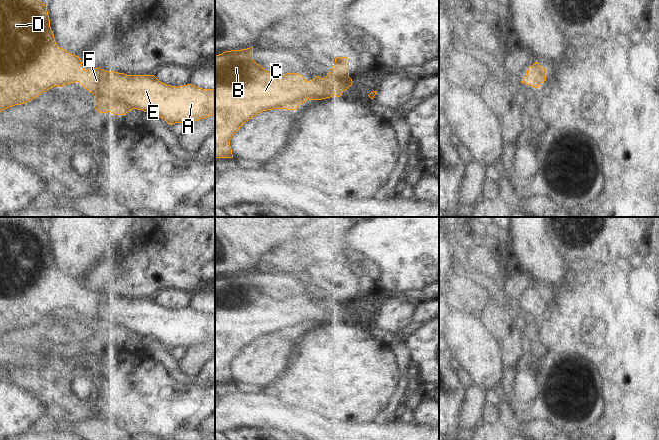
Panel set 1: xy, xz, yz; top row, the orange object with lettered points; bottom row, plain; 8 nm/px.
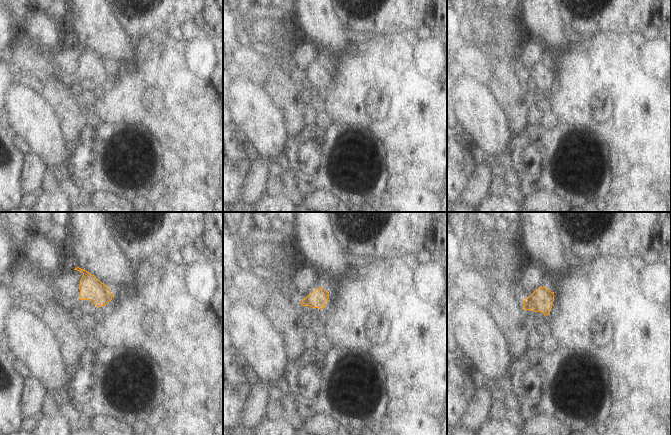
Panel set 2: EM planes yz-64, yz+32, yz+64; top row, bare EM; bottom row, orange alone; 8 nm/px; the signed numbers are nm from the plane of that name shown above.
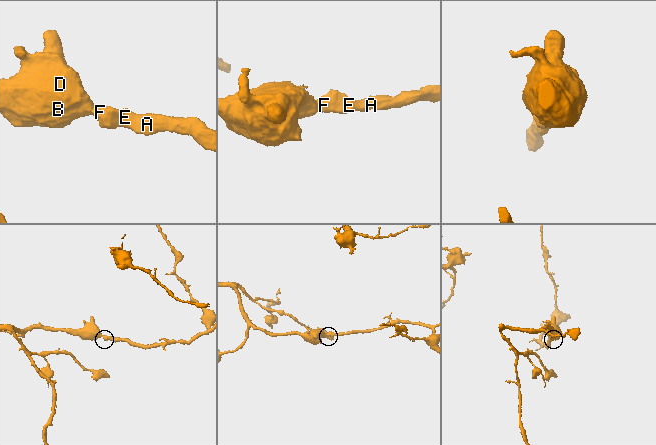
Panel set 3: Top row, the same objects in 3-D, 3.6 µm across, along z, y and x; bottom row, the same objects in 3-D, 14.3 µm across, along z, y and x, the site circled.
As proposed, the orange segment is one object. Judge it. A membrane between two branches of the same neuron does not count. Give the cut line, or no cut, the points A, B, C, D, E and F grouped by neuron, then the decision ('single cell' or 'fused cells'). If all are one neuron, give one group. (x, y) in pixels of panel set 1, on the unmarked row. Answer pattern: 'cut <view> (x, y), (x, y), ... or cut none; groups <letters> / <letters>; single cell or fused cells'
cut none; groups A B C D E F; single cell

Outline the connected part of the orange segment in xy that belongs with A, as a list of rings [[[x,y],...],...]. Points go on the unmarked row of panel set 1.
[[[0,217],[0,337],[12,330],[27,327],[54,310],[79,306],[94,320],[94,332],[99,337],[125,339],[133,333],[152,336],[168,348],[192,346],[215,339],[215,313],[203,313],[192,308],[171,310],[154,299],[127,299],[98,292],[85,294],[79,280],[60,272],[50,251],[47,230],[35,217]]]

